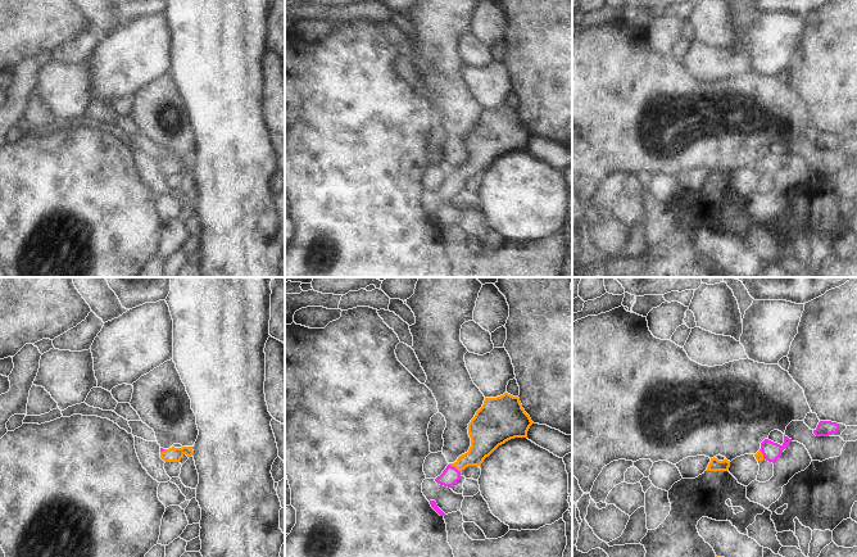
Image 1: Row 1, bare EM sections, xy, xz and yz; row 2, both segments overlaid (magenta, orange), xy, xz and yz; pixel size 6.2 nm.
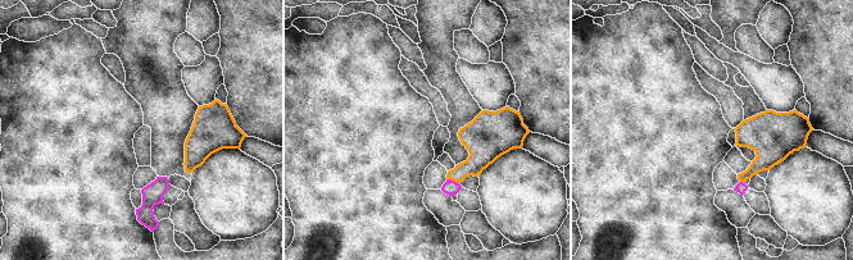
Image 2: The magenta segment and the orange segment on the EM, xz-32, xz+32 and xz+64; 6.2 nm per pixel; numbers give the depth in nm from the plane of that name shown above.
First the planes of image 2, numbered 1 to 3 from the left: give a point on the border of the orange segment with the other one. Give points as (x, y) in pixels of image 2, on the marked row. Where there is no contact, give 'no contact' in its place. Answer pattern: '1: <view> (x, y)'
1: no contact
2: xz+32 (453, 181)
3: xz+64 (742, 182)

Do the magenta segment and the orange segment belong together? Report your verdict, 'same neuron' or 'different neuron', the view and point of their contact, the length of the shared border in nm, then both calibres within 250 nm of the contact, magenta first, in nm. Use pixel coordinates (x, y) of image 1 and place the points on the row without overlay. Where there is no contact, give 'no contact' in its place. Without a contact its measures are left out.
same neuron; contact xz (454, 180); length 90 nm; calibres 110 and 180 nm

